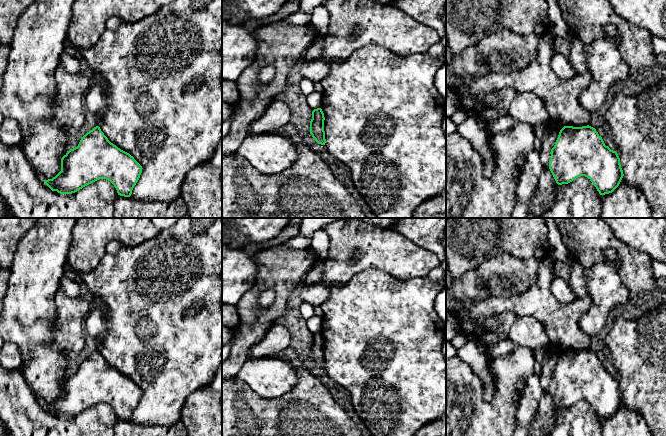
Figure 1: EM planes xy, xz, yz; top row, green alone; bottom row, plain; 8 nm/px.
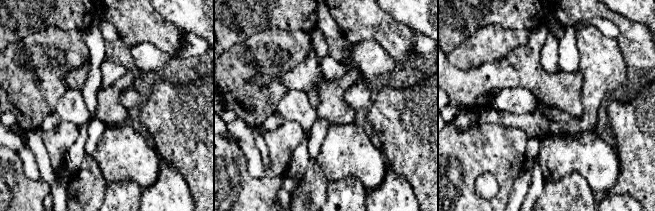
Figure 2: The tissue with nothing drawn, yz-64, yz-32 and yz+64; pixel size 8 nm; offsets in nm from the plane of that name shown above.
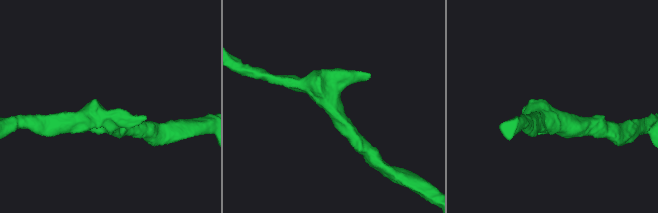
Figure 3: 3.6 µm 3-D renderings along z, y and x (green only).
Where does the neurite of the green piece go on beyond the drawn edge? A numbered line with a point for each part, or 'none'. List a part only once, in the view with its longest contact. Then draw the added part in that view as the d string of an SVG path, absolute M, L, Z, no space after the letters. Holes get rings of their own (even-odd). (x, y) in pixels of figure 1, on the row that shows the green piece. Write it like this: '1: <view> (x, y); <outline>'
none

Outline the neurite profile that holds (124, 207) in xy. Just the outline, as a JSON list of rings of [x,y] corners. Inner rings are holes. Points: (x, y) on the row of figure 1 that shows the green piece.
[[[118,195],[114,201],[114,218],[189,218],[189,214],[181,196],[172,202],[161,202]]]

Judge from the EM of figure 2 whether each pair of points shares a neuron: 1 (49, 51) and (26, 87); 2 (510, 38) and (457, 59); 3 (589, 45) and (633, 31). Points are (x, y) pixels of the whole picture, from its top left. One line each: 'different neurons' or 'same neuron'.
1: same neuron
2: same neuron
3: different neurons

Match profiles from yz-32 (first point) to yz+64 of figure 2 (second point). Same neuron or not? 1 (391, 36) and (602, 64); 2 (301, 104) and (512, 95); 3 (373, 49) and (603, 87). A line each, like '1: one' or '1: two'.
1: two
2: one
3: one

